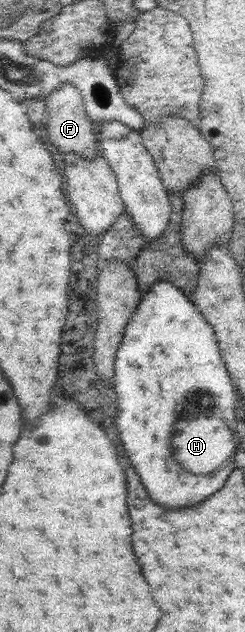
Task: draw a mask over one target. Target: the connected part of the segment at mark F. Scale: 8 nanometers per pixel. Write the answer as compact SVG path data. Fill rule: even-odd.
M65 82L58 90L45 98L47 110L47 134L60 152L73 152L86 160L92 160L100 152L98 131L90 122L82 95L71 82Z

